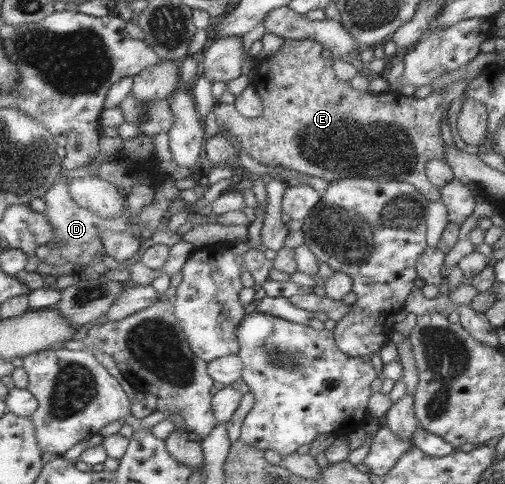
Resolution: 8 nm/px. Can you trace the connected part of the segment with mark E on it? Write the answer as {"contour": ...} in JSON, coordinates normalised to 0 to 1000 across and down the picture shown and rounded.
{"contour":[[[620,79],[562,81],[543,112],[511,126],[507,136],[507,145],[527,161],[527,219],[515,240],[487,246],[461,215],[434,213],[422,223],[430,256],[440,256],[491,324],[515,341],[610,360],[650,378],[669,368],[808,378],[848,415],[871,417],[869,388],[855,384],[842,364],[842,339],[851,331],[879,331],[879,298],[869,277],[875,233],[887,231],[885,223],[901,202],[917,200],[917,186],[931,165],[887,176],[873,196],[853,190],[832,205],[772,186],[749,194],[713,192],[693,178],[691,165],[679,167],[661,155],[659,120],[640,120],[634,114],[638,99]]]}

